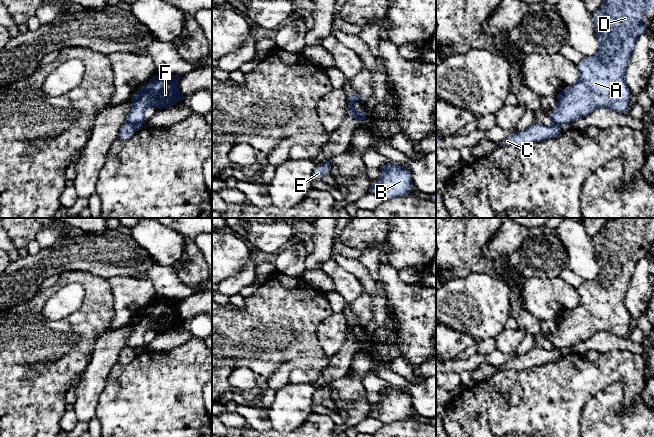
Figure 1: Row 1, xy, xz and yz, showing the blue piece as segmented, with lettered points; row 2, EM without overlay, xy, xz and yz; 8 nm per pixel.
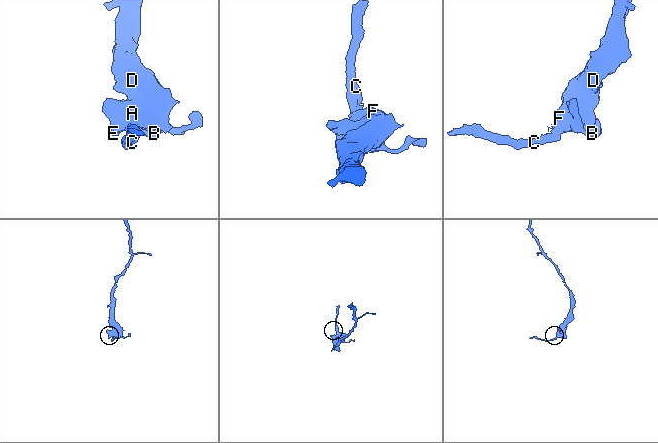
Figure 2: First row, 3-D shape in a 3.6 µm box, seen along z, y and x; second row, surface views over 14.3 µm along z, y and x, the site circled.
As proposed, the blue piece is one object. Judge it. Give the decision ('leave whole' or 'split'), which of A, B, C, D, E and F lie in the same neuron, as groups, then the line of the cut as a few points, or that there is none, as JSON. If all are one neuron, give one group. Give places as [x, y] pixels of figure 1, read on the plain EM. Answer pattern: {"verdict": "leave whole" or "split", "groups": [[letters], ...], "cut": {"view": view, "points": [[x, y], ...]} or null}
{"verdict": "split", "groups": [["A", "B", "D", "E", "F"], ["C"]], "cut": {"view": "xy", "points": [[126, 345], [137, 350]]}}

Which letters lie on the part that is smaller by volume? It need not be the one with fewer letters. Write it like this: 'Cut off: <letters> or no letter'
Cut off: C

